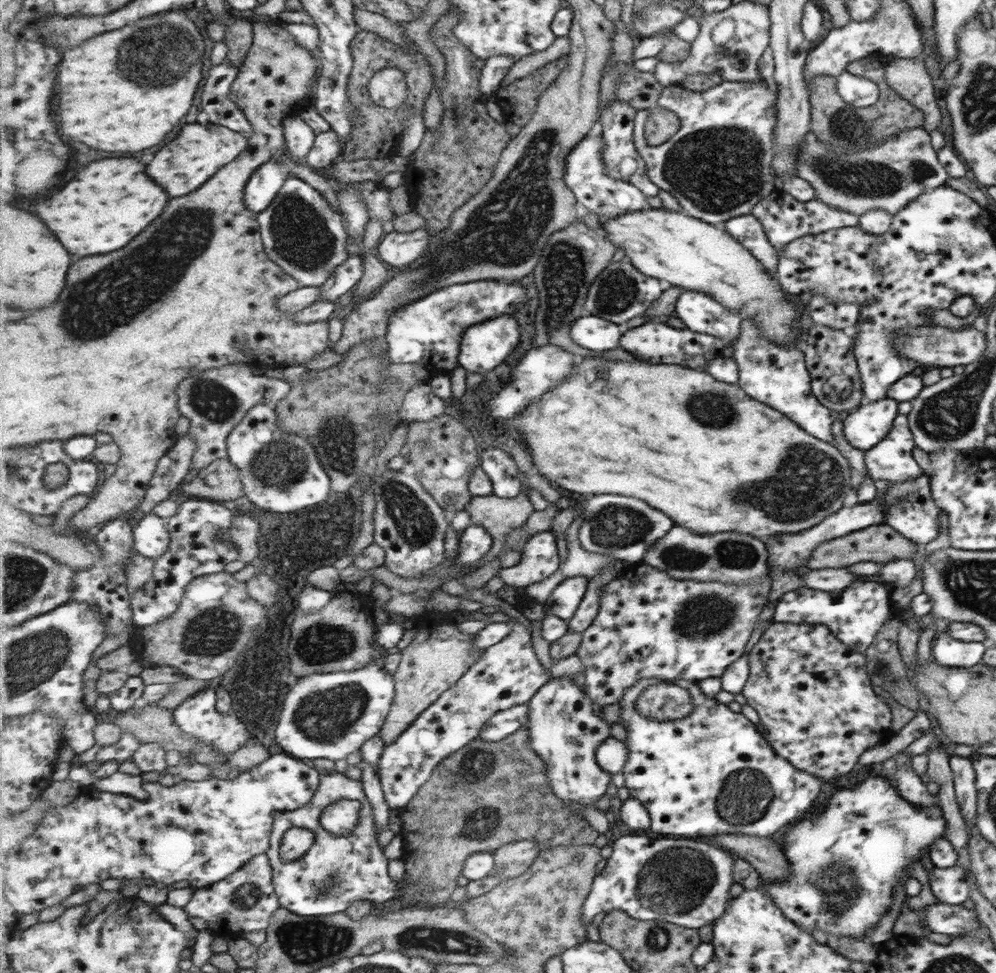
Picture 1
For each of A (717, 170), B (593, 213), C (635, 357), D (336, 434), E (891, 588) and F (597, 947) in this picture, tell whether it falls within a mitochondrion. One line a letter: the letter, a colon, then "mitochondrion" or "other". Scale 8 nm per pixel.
A: mitochondrion
B: other
C: other
D: mitochondrion
E: other
F: other

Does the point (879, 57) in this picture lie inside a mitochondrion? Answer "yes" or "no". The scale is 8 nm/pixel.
no

